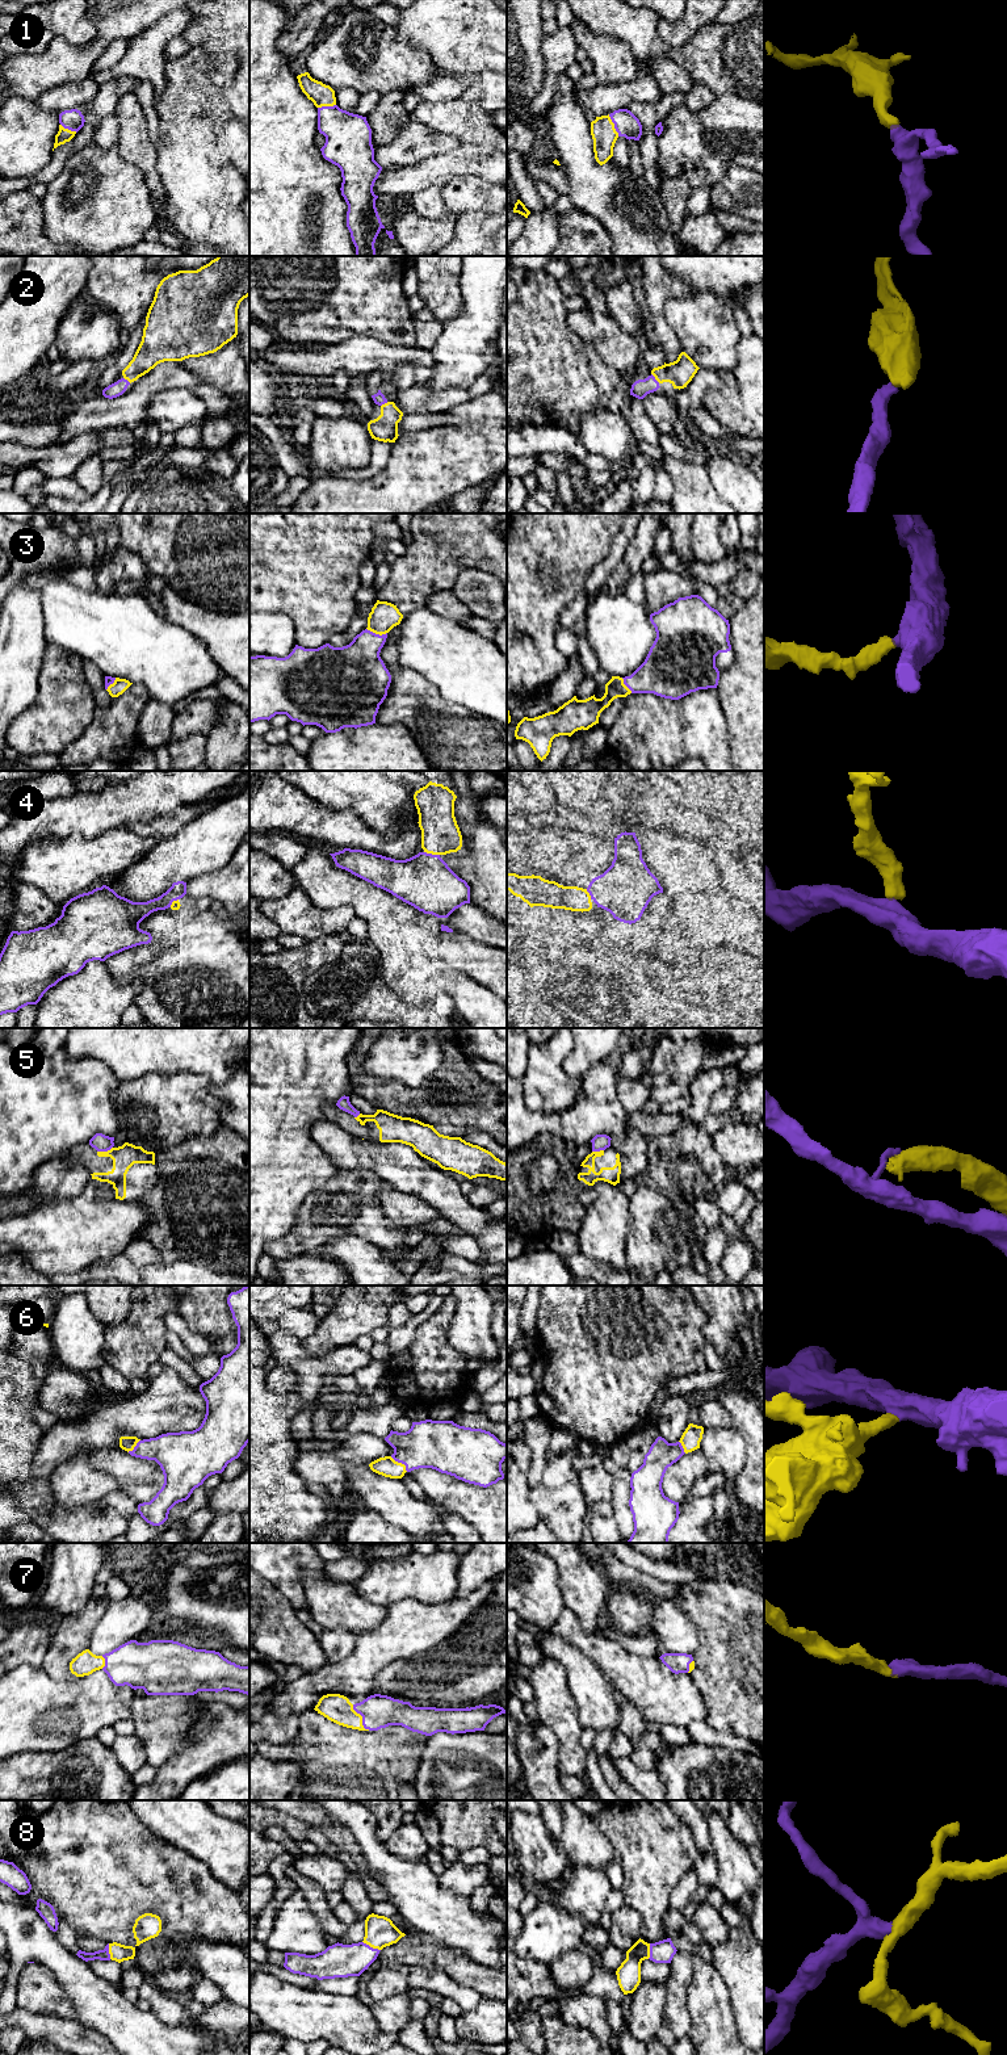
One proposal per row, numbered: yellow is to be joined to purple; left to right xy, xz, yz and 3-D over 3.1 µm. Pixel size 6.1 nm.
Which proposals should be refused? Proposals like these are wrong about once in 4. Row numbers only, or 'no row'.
5

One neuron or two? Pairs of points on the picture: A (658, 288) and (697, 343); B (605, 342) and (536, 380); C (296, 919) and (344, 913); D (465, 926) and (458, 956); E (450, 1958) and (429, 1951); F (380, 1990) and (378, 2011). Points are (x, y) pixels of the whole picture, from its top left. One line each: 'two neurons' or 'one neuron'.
A: two neurons
B: two neurons
C: one neuron
D: two neurons
E: one neuron
F: two neurons

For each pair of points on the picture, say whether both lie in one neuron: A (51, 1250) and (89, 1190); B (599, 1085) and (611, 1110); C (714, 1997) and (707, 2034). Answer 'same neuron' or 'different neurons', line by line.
A: same neuron
B: same neuron
C: same neuron

